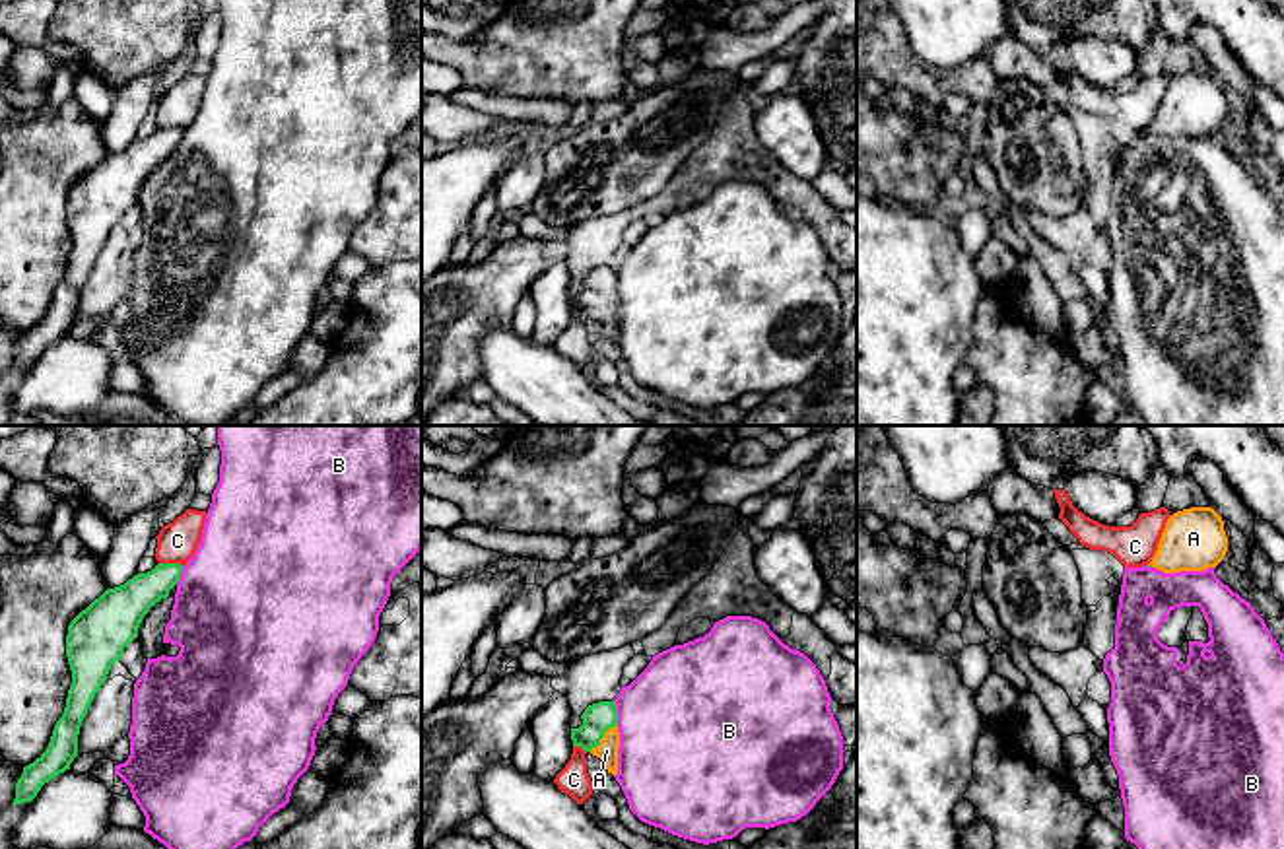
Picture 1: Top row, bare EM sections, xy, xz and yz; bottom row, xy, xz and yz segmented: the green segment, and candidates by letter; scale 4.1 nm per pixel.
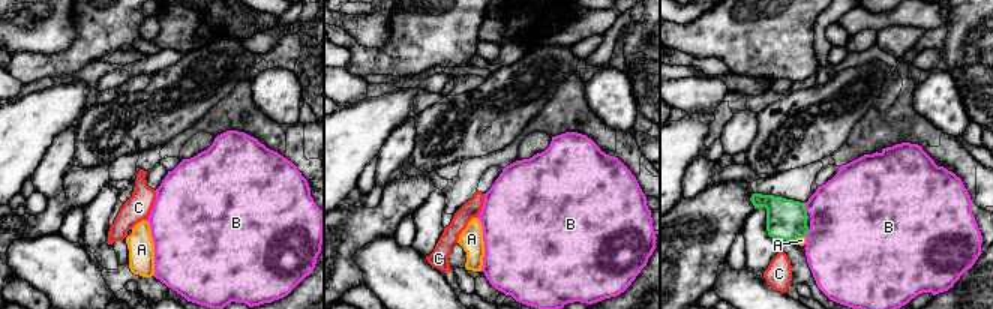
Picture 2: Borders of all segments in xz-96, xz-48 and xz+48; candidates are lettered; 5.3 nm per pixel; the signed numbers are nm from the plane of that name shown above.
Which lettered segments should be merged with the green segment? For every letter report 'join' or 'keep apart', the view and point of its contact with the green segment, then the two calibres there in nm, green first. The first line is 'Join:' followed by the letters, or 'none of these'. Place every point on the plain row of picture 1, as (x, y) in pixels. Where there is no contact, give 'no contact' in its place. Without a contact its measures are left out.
Join: A
A: join; meets green in xz at (603, 300); 120 nm thick on the green side, 90 nm on the other
B: keep apart; meets green in xz at (616, 278); 120 nm thick on the green side, 480 nm on the other
C: keep apart; meets green in xy at (171, 129); 170 nm thick on the green side, 160 nm on the other

